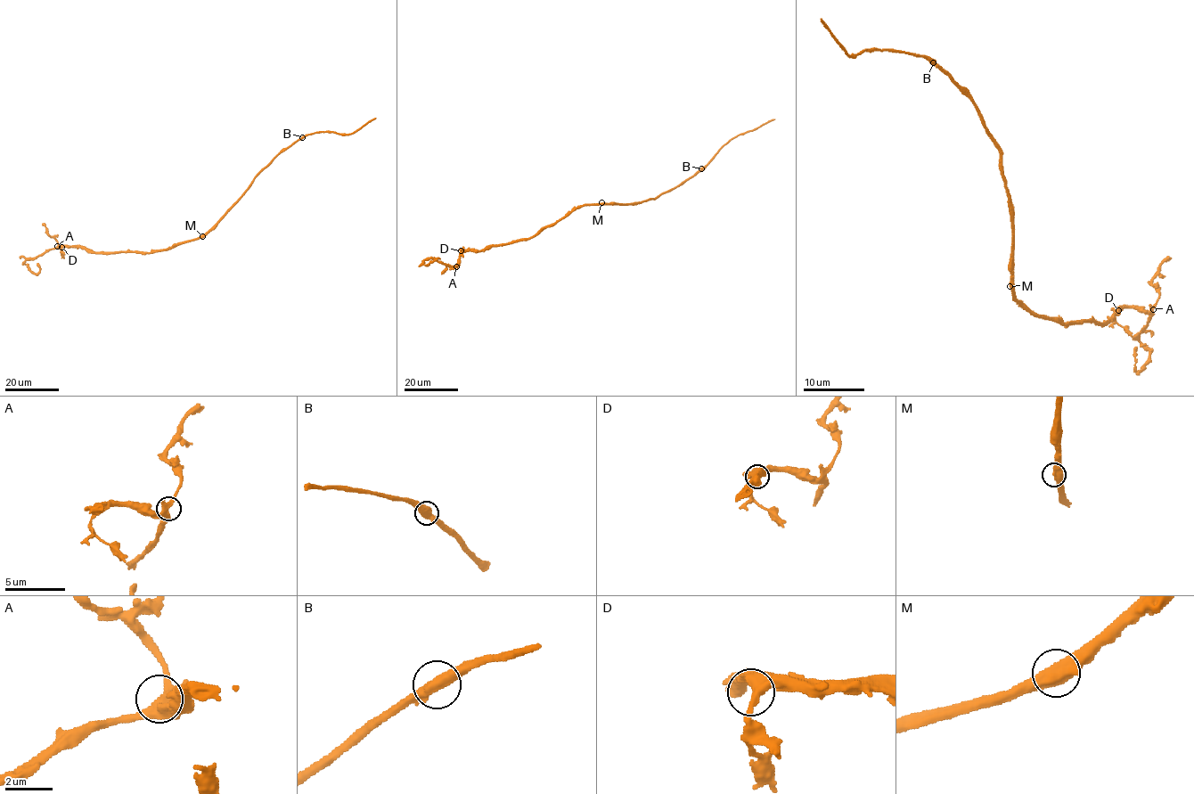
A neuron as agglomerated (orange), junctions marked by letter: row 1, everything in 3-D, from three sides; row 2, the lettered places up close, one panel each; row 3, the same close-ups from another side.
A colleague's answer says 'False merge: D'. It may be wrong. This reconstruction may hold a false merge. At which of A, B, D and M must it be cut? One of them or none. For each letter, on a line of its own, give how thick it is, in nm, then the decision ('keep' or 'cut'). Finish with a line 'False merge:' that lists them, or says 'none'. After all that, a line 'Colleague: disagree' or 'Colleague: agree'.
A: calibre 420 nm; keep
B: calibre 550 nm; keep
D: calibre 480 nm; keep
M: calibre 550 nm; keep
False merge: none
Colleague: disagree

